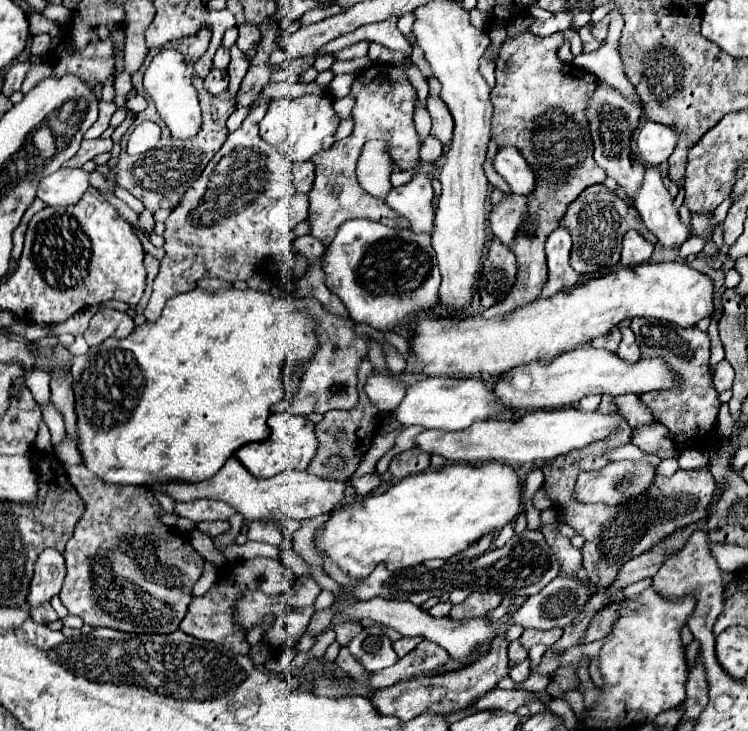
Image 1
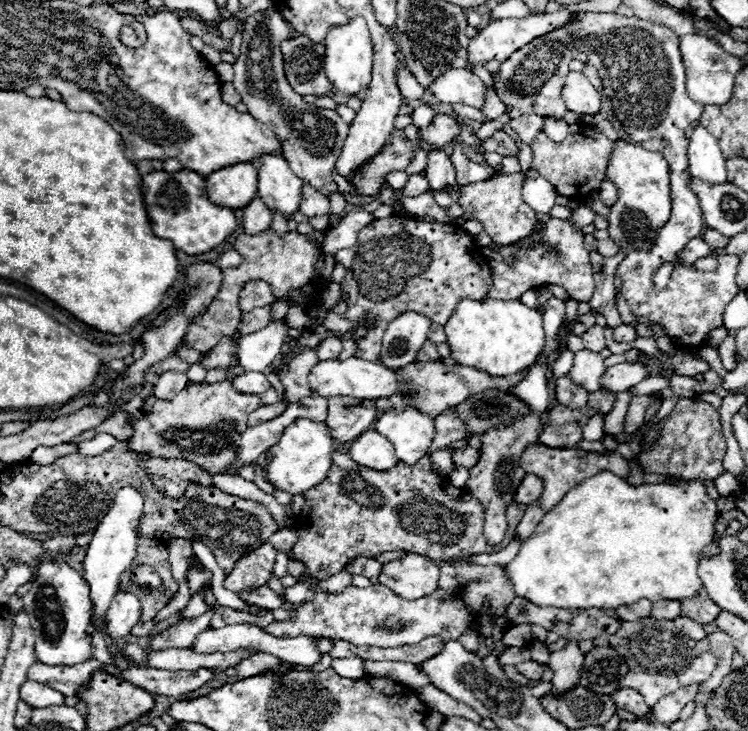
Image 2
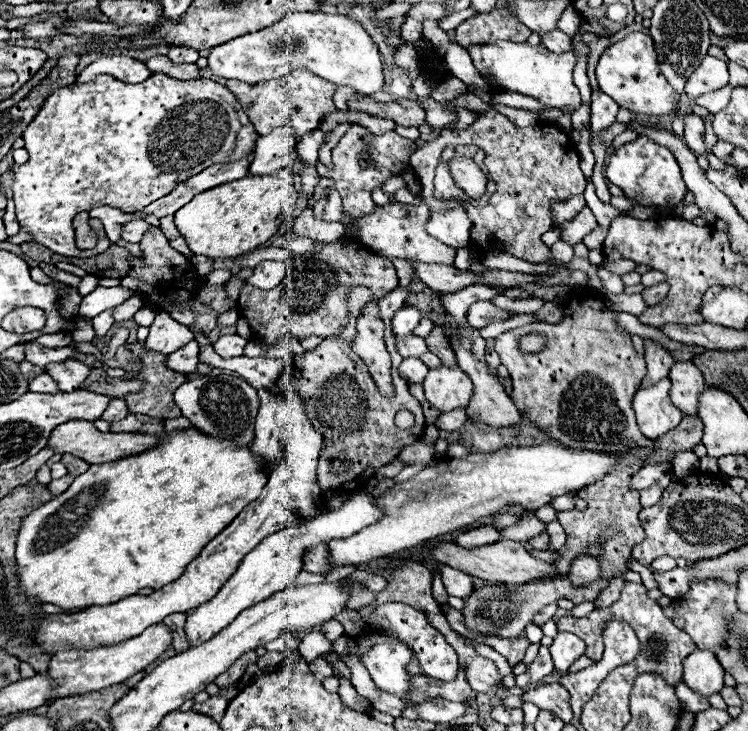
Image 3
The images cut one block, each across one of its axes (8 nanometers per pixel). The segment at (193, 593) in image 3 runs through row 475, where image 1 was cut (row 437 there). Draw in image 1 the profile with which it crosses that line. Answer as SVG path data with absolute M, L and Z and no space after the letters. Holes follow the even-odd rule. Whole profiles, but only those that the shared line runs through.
M274 412L270 414L268 424L272 434L266 442L246 444L236 452L240 462L248 468L248 472L254 474L256 478L272 478L282 470L306 470L318 448L318 442L314 436L314 422L310 422L306 416L294 416L290 412L286 414Z

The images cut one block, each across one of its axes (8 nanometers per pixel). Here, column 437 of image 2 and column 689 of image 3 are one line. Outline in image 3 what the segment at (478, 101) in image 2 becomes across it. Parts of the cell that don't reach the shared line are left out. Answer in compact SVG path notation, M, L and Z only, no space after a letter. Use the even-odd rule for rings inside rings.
M706 56L702 60L702 66L694 72L694 76L690 76L684 92L688 94L690 100L694 100L706 92L714 92L728 86L728 80L730 80L728 64L714 56Z

